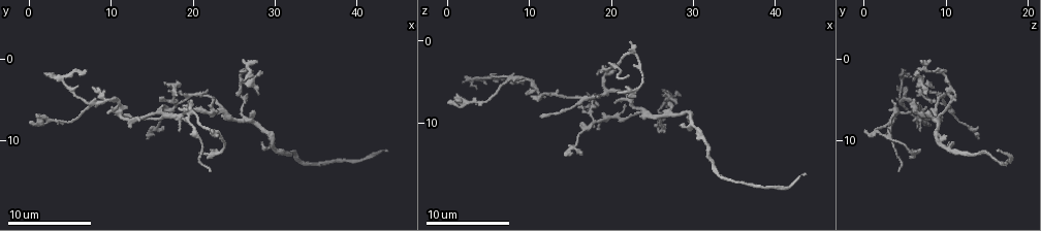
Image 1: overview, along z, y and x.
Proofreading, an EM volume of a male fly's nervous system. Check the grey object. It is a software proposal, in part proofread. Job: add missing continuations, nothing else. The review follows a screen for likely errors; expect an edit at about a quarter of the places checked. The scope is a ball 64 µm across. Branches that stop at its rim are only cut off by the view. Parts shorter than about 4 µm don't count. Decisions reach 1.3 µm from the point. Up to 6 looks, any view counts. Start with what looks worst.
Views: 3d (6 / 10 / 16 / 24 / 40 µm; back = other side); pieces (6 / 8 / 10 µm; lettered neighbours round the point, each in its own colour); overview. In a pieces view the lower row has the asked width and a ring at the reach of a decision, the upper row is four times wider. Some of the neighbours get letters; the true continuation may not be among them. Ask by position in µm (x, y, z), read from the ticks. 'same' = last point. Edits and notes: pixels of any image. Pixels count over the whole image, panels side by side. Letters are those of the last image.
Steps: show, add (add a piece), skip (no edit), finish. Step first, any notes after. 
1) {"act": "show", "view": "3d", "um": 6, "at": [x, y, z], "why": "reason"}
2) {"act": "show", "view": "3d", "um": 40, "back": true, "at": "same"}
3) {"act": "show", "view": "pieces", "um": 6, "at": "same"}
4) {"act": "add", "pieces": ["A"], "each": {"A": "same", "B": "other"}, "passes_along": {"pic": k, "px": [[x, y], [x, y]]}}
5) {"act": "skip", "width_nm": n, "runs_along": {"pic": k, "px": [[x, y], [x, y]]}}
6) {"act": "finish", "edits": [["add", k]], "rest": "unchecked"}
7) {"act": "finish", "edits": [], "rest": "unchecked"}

{"act": "show", "view": "pieces", "um": 8, "at": [22.0, 13.8, 4.0], "why": "tapers out"}

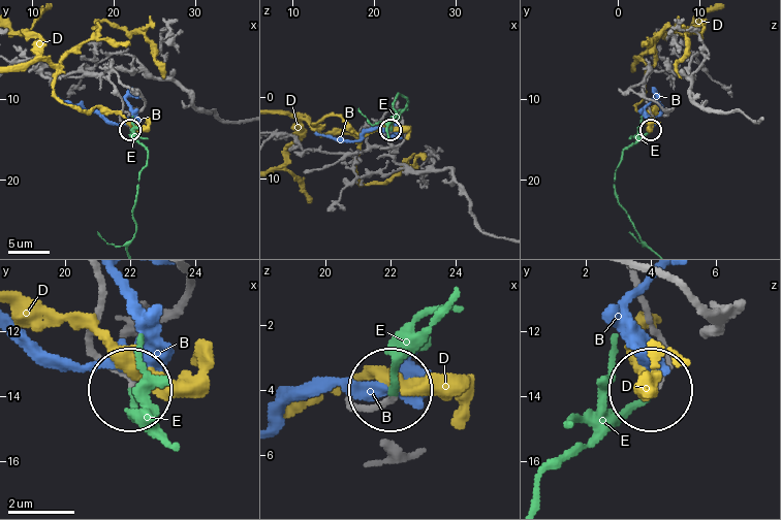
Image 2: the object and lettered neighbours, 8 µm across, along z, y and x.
{"act": "add", "pieces": ["E"], "each": {"B": "other", "D": "other", "E": "same"}, "passes_along": {"pic": 2, "px": [[97, 301], [97, 349], [163, 432]]}, "found": "the cell continues"}

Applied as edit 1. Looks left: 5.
{"act": "show", "view": "3d", "um": 10, "at": [8.2, 3.8, 5.0], "why": "branch stops here"}

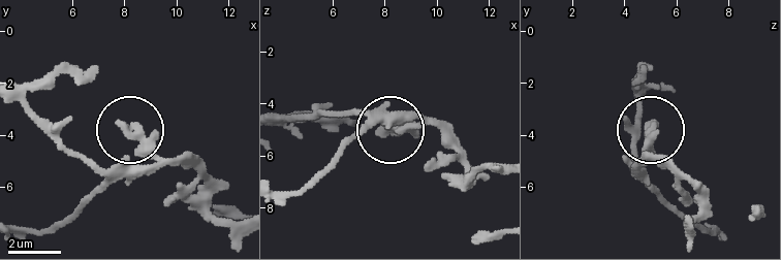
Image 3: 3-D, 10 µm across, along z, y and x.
{"act": "show", "view": "pieces", "um": 8, "at": [7.9, 3.6, 5.1], "why": "see the neighbours"}

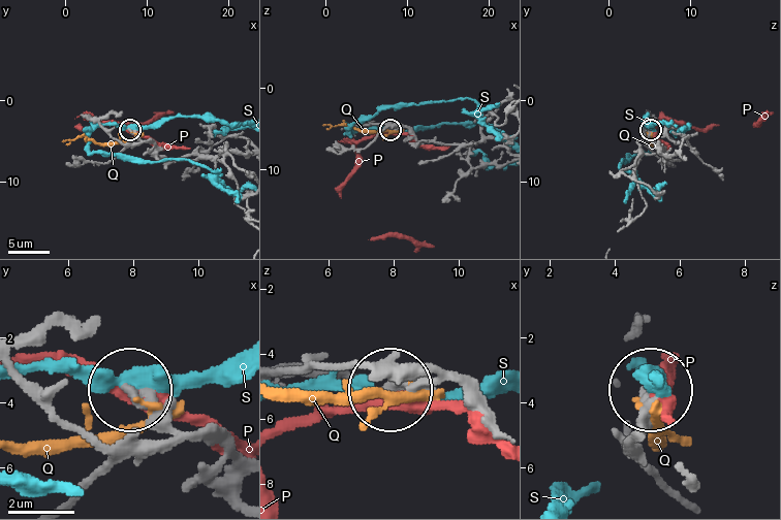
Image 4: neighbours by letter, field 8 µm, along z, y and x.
{"act": "skip", "each": {"P": "other", "Q": "other", "S": "other"}, "found": "no lettered piece goes on from it"}

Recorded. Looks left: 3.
{"act": "show", "view": "pieces", "um": 10, "at": [20.6, 6.0, 7.6], "why": "tapers out"}

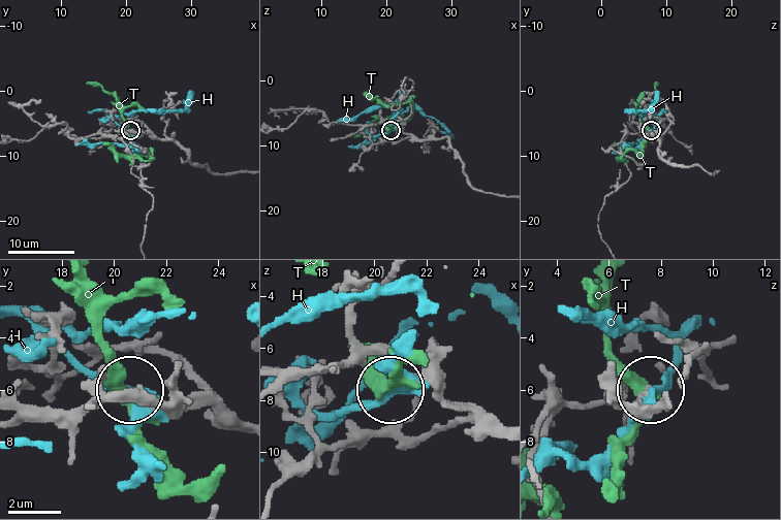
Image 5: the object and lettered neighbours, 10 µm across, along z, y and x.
{"act": "skip", "width_nm": 180, "each": {"H": "other", "T": "other"}, "found": "no lettered piece goes on from it"}

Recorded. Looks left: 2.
{"act": "finish", "edits": [["add", 2]], "rest": "unchecked"}

